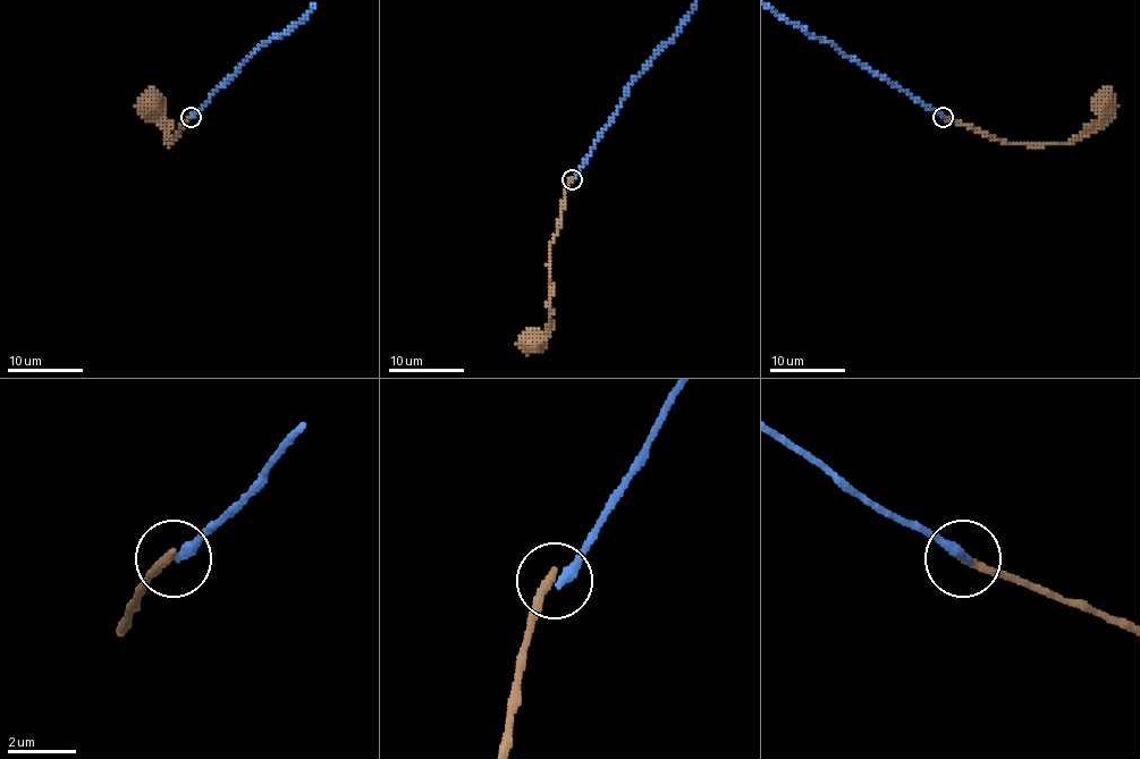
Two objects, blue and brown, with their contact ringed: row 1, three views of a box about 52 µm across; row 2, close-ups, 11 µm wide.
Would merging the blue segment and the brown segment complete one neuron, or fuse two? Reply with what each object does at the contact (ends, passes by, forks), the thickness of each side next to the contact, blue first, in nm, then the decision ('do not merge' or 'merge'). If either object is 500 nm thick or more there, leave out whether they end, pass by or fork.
blue ends; brown ends; calibres 320 and 280 nm; do not merge

